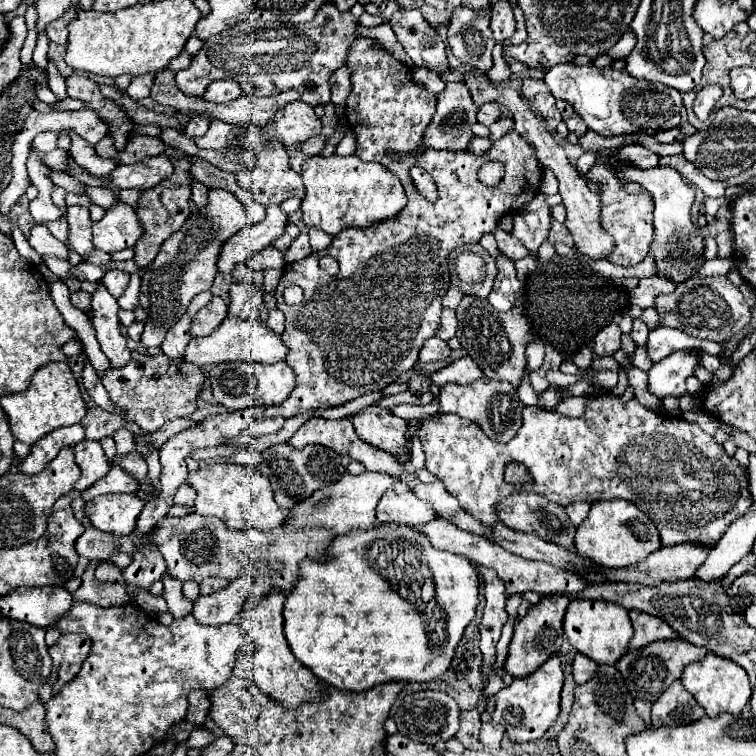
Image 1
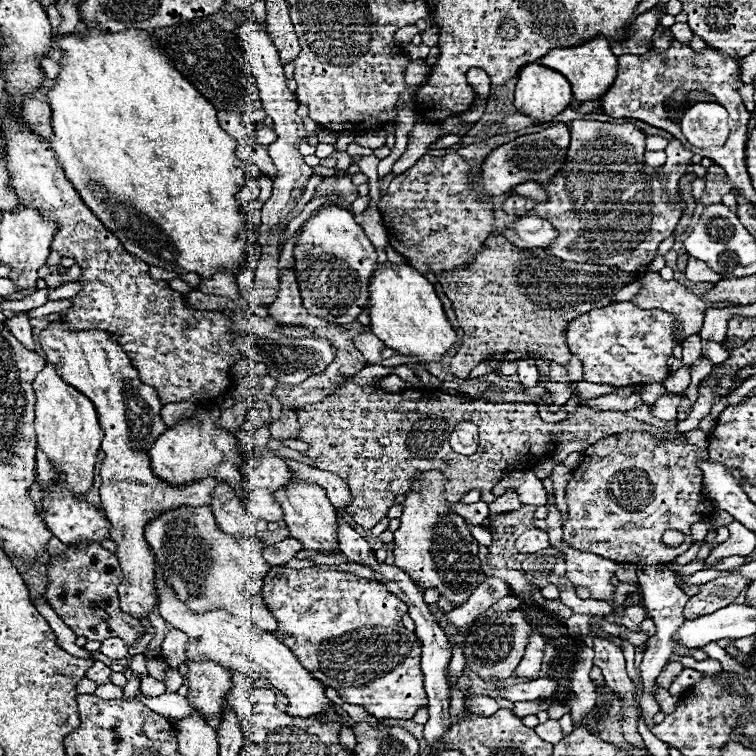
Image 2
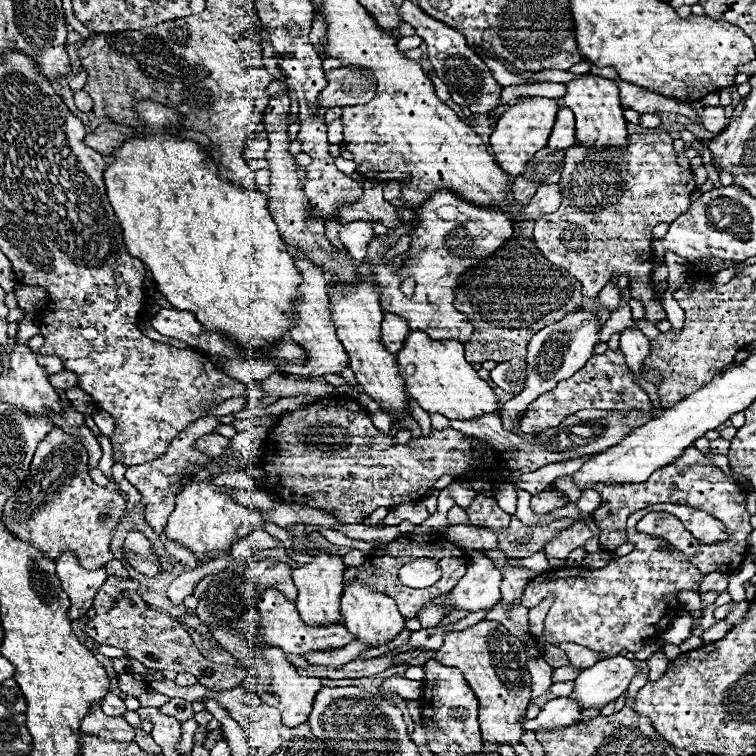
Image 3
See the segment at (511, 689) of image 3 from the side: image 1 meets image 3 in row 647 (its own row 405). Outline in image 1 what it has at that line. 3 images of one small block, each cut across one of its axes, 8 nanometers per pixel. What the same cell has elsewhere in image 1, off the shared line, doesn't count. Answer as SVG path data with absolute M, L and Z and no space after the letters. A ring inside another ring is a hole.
M486 376L476 380L470 386L458 386L458 384L446 384L440 388L440 412L450 412L460 418L476 422L484 434L498 444L504 444L514 438L516 430L522 424L522 408L524 404L518 402L516 388L508 382L496 382Z

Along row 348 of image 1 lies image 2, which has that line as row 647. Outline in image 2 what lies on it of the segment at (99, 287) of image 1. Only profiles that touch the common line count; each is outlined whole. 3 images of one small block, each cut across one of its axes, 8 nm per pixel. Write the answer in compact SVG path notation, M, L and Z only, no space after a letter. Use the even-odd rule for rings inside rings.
M108 638L102 642L102 650L100 650L104 656L112 658L112 660L122 660L122 658L128 658L128 644L124 644L120 638Z

